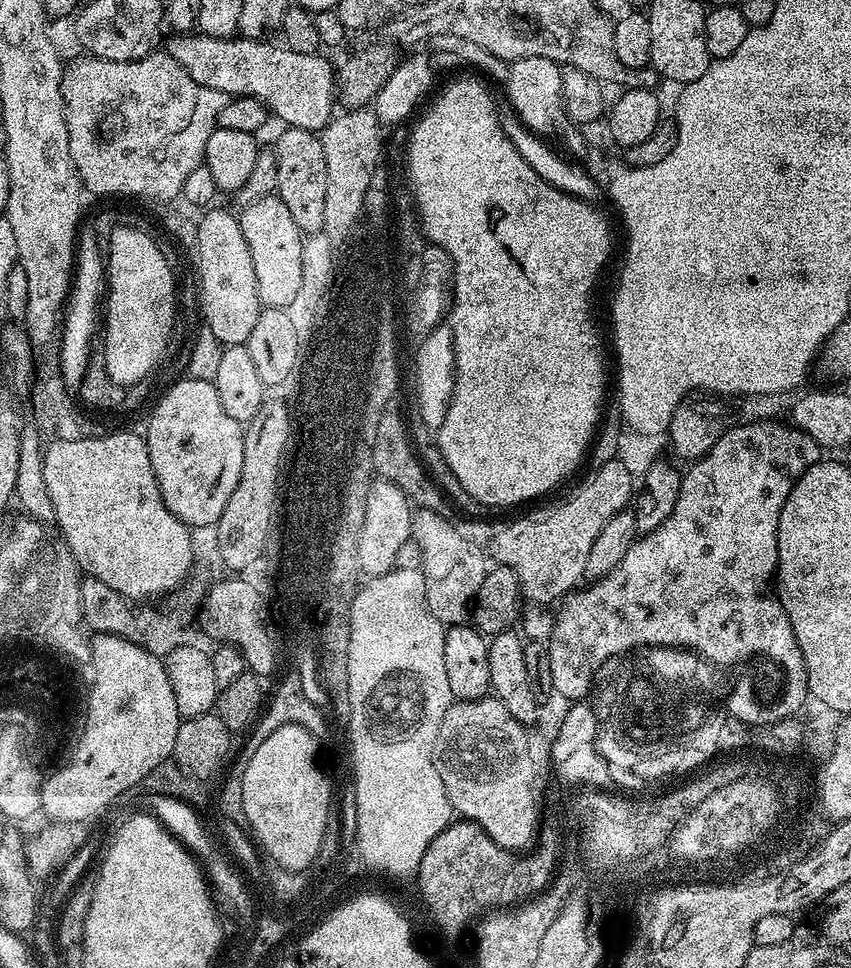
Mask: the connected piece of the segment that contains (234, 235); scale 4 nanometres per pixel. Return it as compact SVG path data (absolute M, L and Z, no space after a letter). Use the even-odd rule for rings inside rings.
M212 206L203 213L195 225L197 252L204 275L205 312L212 329L220 336L224 346L247 345L250 333L258 323L262 311L258 294L258 278L254 278L254 262L250 259L250 246L242 235L237 213Z

